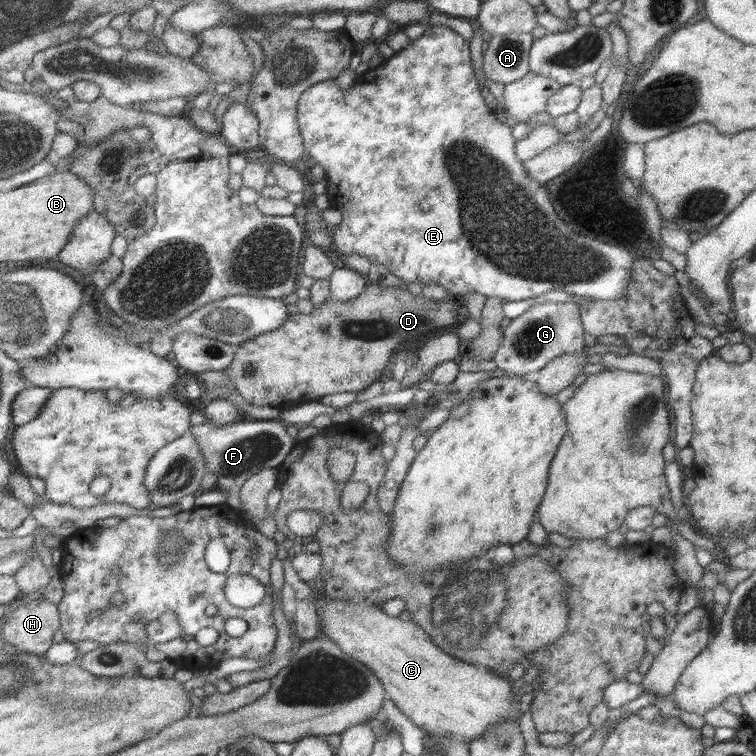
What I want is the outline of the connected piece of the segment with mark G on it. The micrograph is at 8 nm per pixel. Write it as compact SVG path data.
M572 302L555 304L535 304L521 316L513 318L501 332L499 348L493 352L493 361L496 368L509 375L522 376L522 374L536 375L539 369L547 362L567 352L579 352L584 348L584 330L579 318L579 307Z

